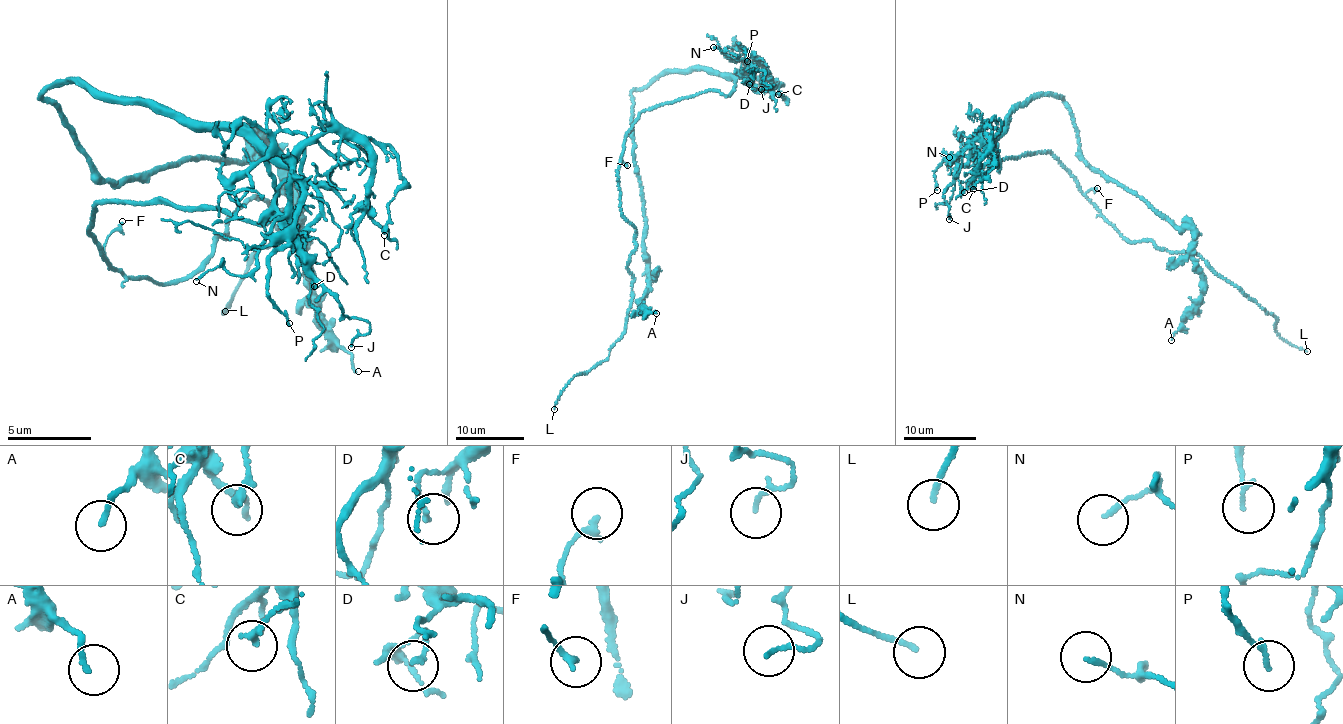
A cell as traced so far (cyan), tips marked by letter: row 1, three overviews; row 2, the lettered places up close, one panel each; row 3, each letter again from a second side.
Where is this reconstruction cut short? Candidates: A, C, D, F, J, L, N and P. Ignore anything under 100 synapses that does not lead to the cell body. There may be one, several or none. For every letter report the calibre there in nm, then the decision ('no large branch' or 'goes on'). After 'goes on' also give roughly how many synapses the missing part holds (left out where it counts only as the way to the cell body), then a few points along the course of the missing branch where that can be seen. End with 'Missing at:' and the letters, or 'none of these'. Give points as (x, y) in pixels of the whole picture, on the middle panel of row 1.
A: 150 nm | no large branch
C: 200 nm | no large branch
D: 130 nm | no large branch
F: 190 nm | no large branch
J: 80 nm | no large branch
L: 140 nm | goes on | (554, 409), (552, 420), (568, 427), (603, 419), (636, 418)
N: 120 nm | no large branch
P: 140 nm | no large branch
Missing at: L

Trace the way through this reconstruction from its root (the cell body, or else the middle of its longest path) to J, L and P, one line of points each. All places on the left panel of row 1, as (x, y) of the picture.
J: (271, 216), (271, 161), (293, 173), (283, 182), (288, 217), (317, 279), (338, 309), (369, 325), (351, 347)
L: (271, 216), (95, 204), (88, 230), (109, 265), (169, 283), (228, 236), (255, 194), (288, 209), (225, 311)
P: (271, 216), (275, 173), (268, 162), (285, 161), (301, 194), (289, 241), (273, 255), (266, 291), (289, 323)

